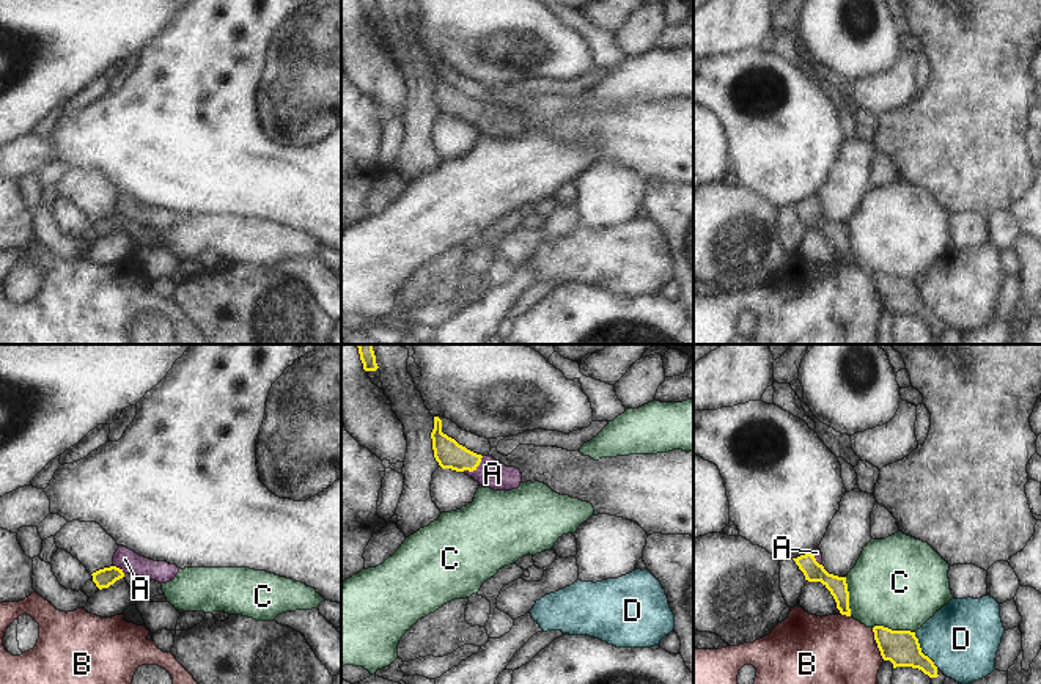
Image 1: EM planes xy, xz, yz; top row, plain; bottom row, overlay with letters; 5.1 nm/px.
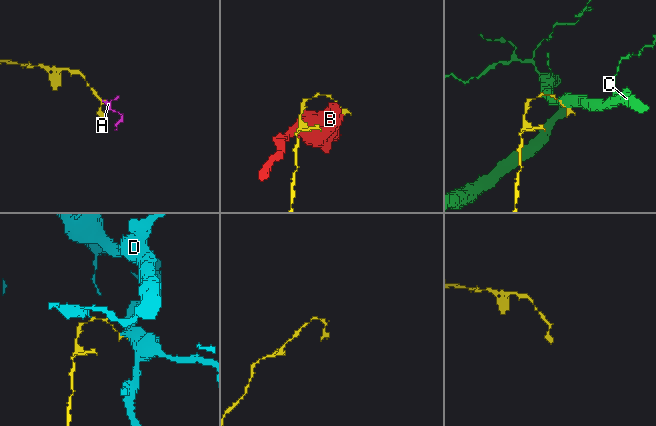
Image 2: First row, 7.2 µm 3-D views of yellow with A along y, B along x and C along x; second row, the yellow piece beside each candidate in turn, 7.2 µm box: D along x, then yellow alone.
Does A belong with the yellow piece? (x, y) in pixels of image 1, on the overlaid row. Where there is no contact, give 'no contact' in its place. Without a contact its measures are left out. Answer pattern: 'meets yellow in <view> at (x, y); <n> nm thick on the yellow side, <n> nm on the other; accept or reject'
meets yellow in xz at (474, 469); 150 nm thick on the yellow side, 150 nm on the other; accept

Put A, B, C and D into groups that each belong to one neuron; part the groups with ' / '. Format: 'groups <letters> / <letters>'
groups A / B / C / D

